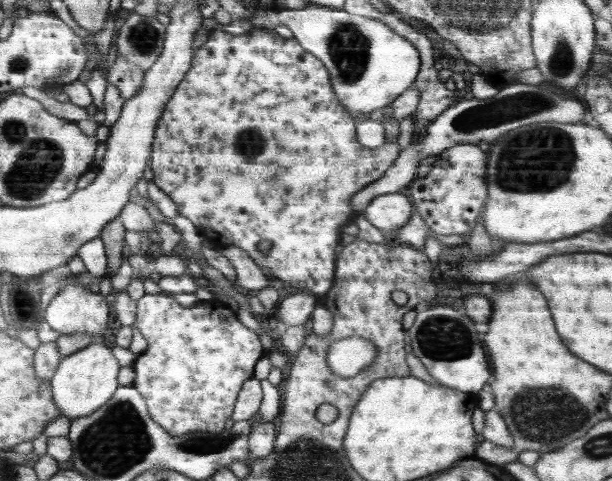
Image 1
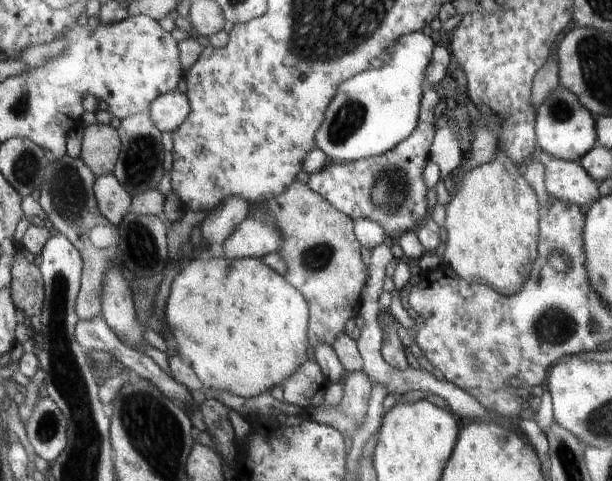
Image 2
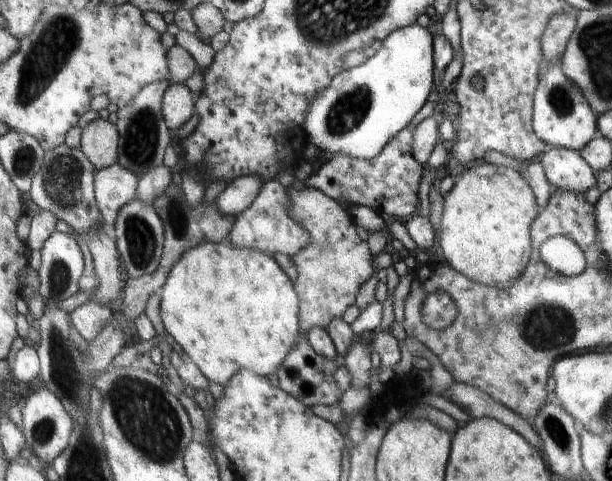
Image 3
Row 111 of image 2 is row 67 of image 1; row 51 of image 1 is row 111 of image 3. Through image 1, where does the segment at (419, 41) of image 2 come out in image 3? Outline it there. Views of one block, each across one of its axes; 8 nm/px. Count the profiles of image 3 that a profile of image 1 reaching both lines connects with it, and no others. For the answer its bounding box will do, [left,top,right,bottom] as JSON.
[306,24,434,159]

